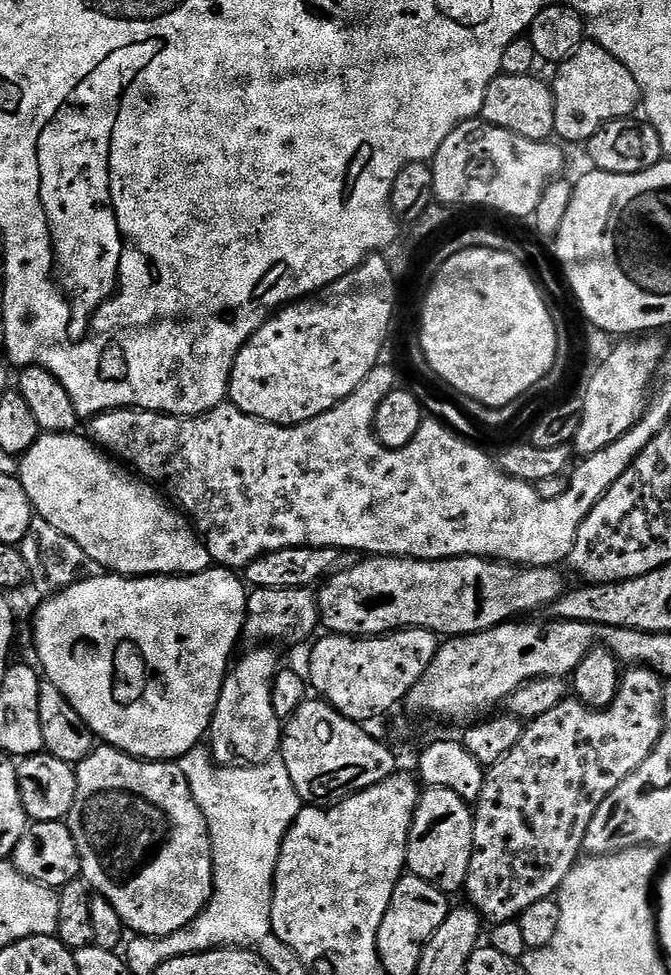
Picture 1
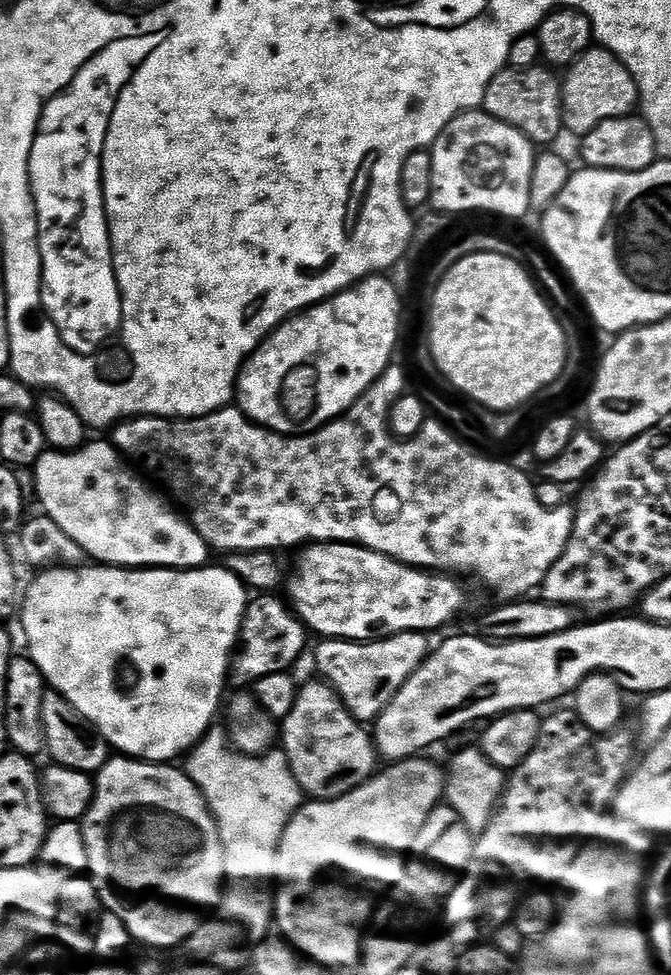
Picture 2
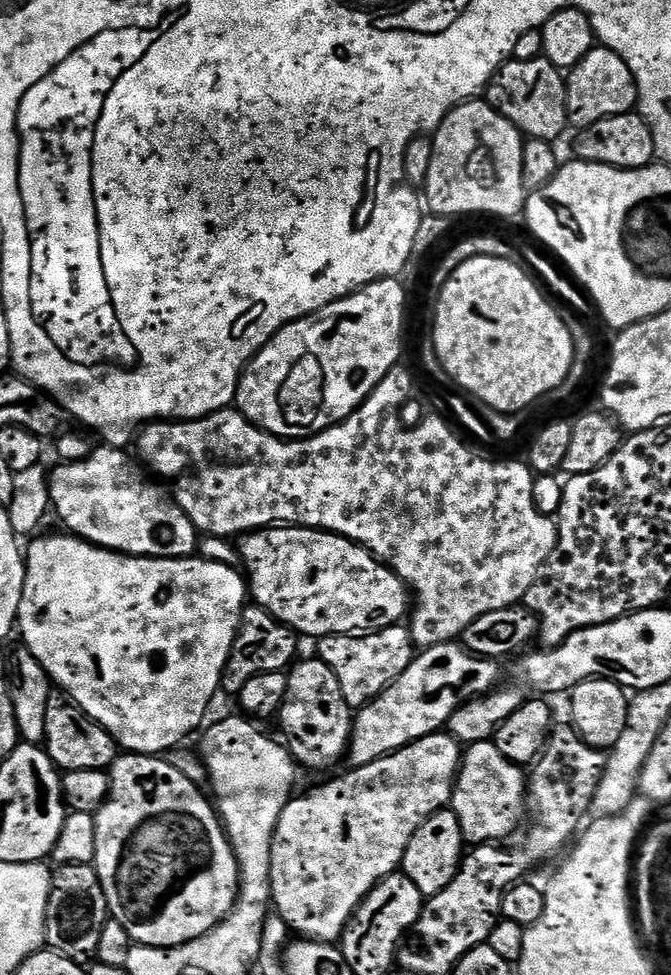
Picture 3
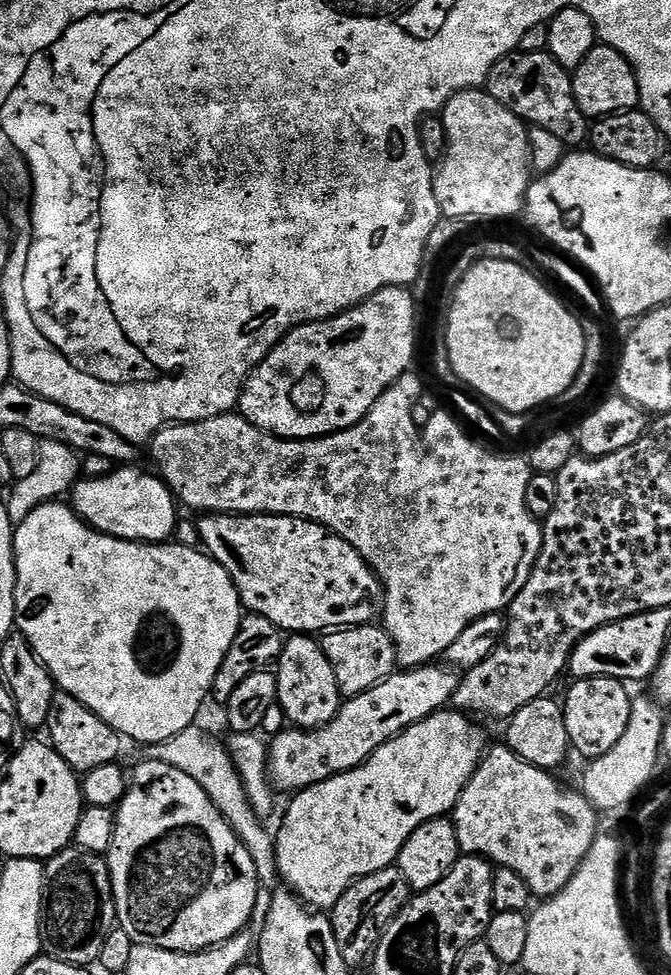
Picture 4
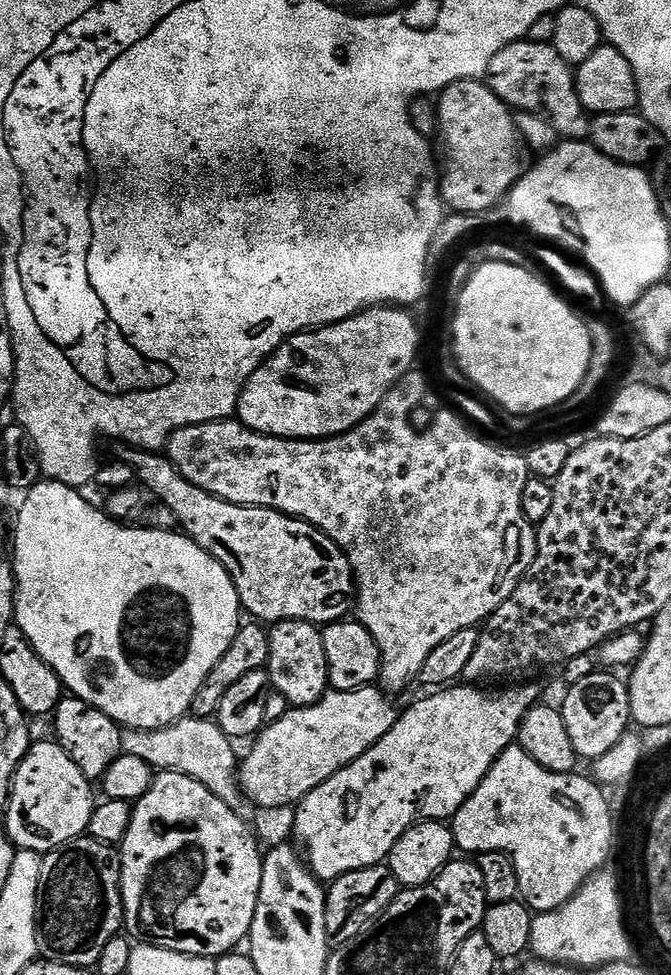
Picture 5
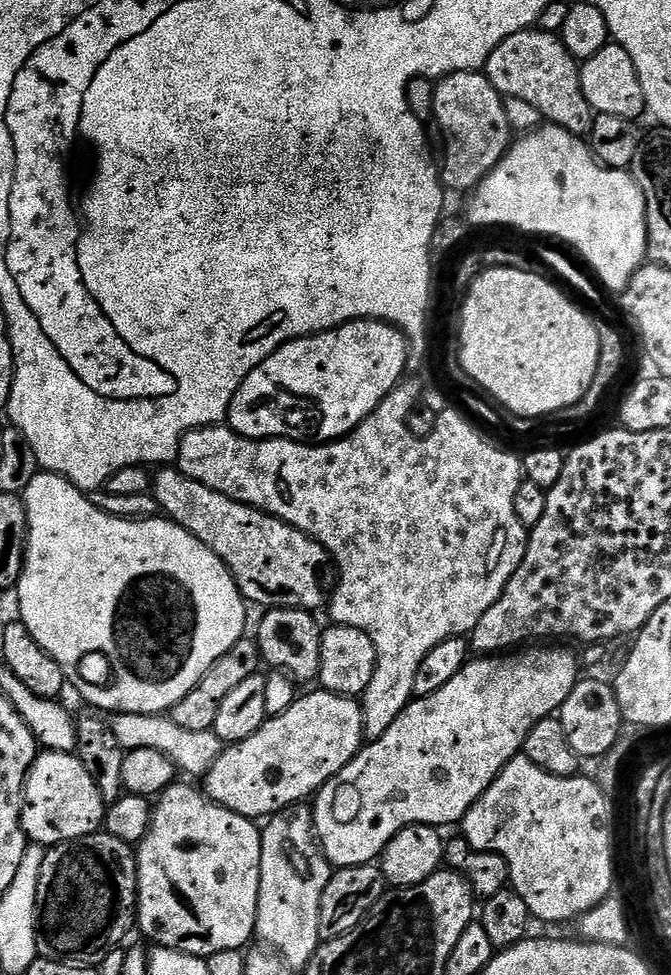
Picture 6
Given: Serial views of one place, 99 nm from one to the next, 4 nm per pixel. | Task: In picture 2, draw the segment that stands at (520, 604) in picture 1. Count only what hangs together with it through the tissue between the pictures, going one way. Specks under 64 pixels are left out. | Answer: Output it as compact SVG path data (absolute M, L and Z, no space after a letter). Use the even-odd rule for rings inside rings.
M313 542L299 553L300 557L296 560L296 577L289 579L286 584L288 588L287 603L293 612L300 617L305 628L309 633L315 634L320 638L335 638L337 640L359 640L367 642L369 640L382 640L386 636L396 636L399 632L423 632L432 634L435 628L444 628L460 611L464 608L468 596L464 593L464 588L459 584L457 577L452 574L441 574L435 570L425 570L422 568L410 568L407 564L400 564L394 558L386 554L378 554L369 548L363 548L361 544L338 544L335 542Z

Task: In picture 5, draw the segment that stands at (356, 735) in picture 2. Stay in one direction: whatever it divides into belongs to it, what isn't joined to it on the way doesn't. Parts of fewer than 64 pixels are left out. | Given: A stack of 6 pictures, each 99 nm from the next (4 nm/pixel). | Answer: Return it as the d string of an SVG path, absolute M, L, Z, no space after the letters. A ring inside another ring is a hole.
M279 620L271 625L268 637L270 658L266 671L275 695L294 708L314 706L330 688L323 631L305 620Z

